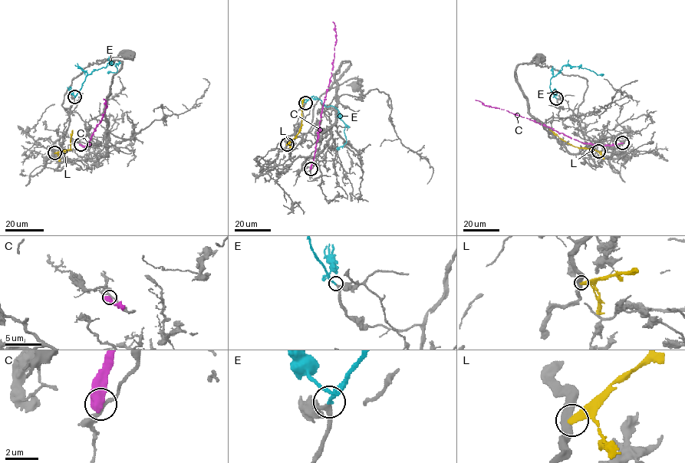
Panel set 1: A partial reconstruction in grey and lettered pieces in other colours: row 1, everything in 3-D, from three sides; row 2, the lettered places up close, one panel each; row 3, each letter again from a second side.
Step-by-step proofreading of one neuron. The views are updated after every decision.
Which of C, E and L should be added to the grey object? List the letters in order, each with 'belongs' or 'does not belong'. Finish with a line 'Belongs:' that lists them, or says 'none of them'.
C: does not belong
E: belongs
L: does not belong
Belongs: E

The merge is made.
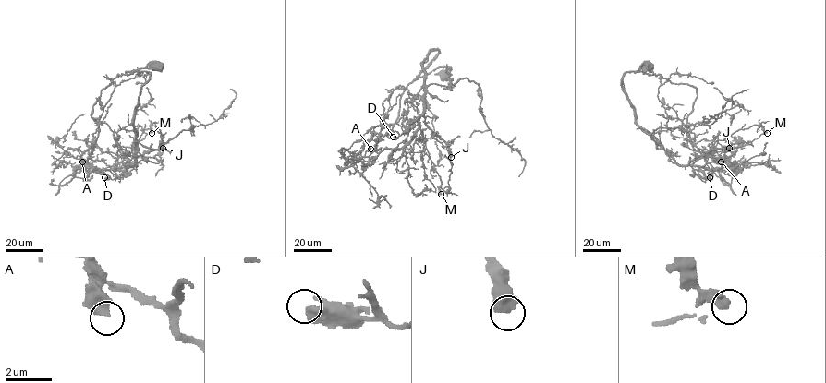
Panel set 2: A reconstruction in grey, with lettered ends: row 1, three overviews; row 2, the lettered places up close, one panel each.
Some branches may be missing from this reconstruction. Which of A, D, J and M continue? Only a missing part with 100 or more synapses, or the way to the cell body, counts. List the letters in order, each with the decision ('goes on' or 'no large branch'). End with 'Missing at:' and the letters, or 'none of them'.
A: no large branch
D: no large branch
J: goes on
M: no large branch
Missing at: J

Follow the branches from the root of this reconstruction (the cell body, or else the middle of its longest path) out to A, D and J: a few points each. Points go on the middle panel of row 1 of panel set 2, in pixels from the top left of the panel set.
A: (444, 75), (439, 66), (410, 82), (397, 120), (380, 116), (365, 157), (370, 149)
D: (444, 75), (448, 67), (439, 66), (414, 80), (438, 53), (430, 51), (421, 63), (423, 112), (393, 137)
J: (444, 75), (448, 67), (439, 66), (414, 80), (438, 50), (430, 51), (421, 63), (424, 117), (451, 157)

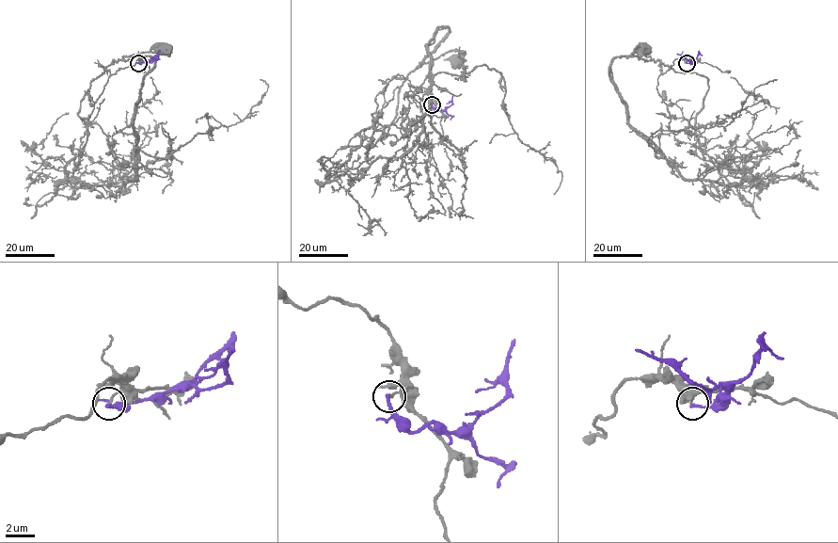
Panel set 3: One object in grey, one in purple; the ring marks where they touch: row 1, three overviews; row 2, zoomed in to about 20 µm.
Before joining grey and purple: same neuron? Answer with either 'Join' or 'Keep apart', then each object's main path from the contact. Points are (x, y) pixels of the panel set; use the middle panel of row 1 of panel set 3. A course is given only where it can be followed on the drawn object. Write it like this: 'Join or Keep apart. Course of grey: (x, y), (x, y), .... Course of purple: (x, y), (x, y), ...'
Keep apart. Course of grey: (432, 103), (430, 90), (398, 74), (371, 115), (389, 125), (410, 72), (454, 50), (461, 51), (457, 60). Course of purple: (432, 104), (436, 110), (445, 110), (452, 103), (453, 94)

